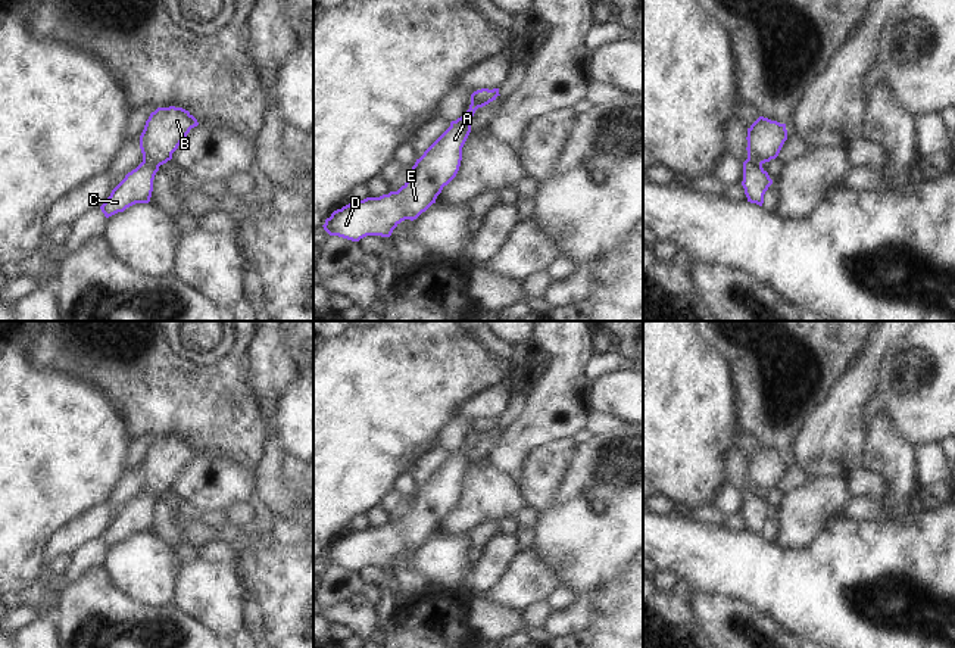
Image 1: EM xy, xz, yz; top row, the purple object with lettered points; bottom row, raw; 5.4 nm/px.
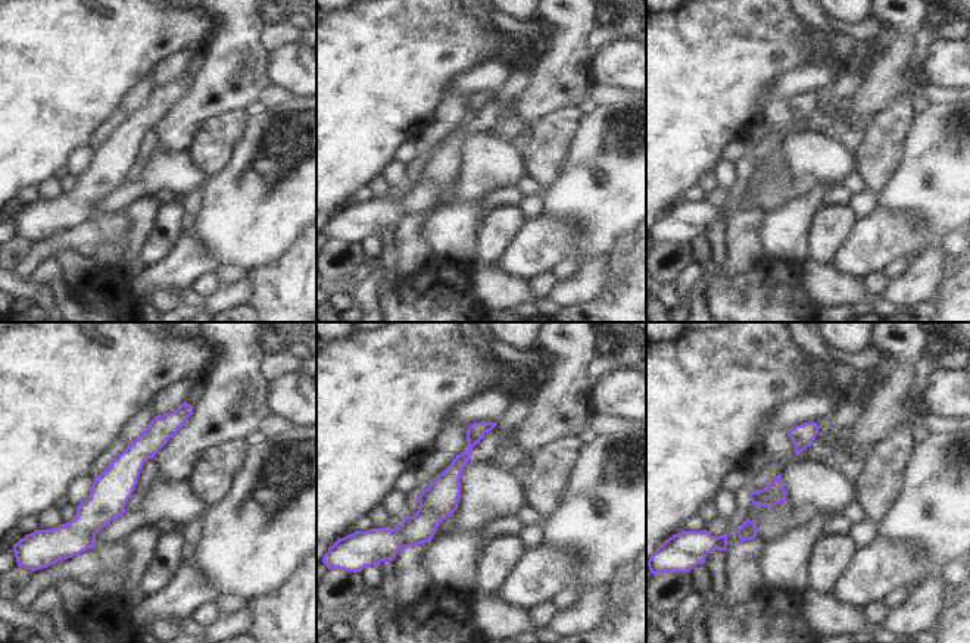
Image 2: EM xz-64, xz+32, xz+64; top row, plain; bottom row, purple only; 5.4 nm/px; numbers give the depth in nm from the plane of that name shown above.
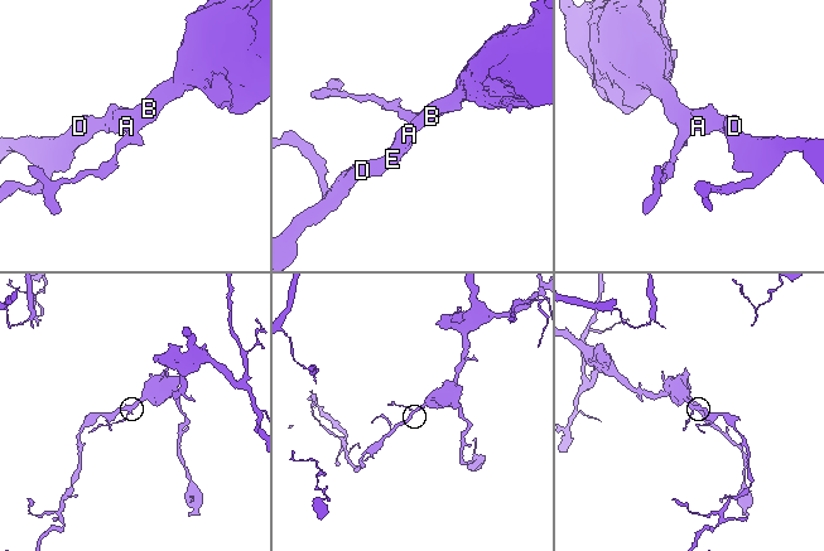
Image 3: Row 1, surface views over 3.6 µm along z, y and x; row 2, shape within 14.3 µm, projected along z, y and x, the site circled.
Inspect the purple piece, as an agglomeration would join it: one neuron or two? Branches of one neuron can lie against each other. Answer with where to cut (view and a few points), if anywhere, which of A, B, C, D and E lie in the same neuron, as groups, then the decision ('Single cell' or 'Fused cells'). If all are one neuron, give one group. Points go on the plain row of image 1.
No split. Groups: A B C D E. Single cell.

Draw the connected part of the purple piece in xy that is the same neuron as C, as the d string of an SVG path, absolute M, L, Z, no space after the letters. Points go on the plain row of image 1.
M157 437L152 442L140 465L143 492L125 505L100 536L104 546L124 542L135 533L149 533L159 496L172 489L172 483L197 455L197 449L182 437Z

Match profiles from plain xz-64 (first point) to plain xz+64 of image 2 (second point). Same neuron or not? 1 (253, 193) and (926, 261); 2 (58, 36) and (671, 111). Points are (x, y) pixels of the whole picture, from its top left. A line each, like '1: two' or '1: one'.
1: two
2: one

